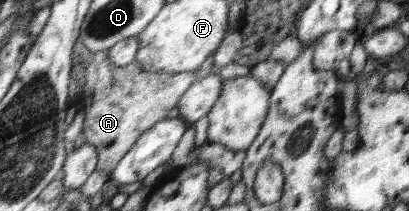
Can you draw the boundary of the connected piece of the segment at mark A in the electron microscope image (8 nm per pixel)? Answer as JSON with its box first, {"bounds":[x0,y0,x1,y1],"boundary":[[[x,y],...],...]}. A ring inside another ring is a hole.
{"bounds":[76,43,200,176],"boundary":[[[80,43],[76,55],[82,57],[86,67],[86,86],[83,88],[83,104],[86,116],[85,133],[88,142],[98,148],[101,156],[97,170],[111,176],[137,141],[157,123],[165,120],[168,113],[178,107],[189,90],[200,80],[198,71],[179,74],[146,72],[141,66],[115,67],[110,50],[94,54]]]}

